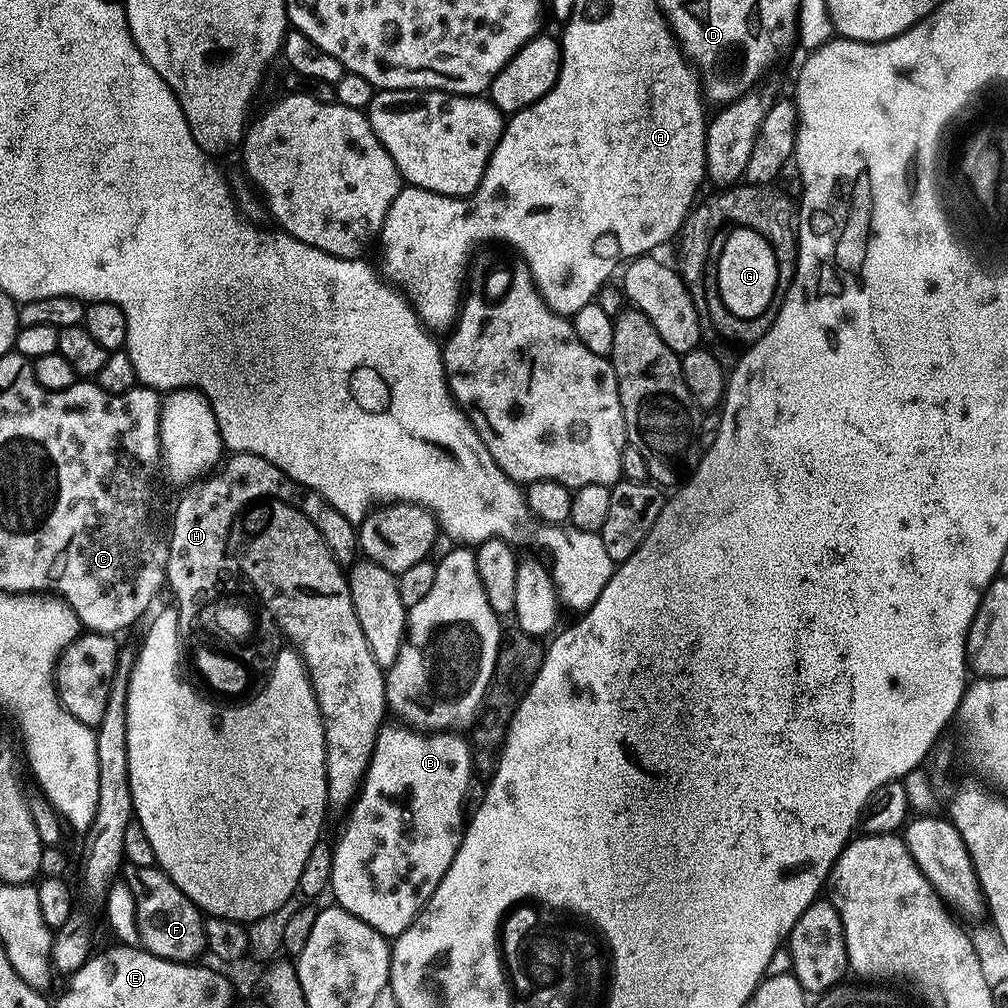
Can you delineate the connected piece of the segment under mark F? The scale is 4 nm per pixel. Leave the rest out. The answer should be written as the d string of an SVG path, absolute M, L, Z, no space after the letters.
M125 863L122 868L122 883L134 894L134 906L136 907L136 925L140 935L140 944L144 951L154 954L158 958L167 960L179 960L181 962L192 962L201 951L205 951L204 922L202 915L196 904L181 890L167 874L158 866L143 868Z

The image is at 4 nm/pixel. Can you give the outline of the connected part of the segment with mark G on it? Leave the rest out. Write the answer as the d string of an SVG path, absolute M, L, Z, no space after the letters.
M733 227L725 235L725 248L718 262L718 290L732 315L742 320L762 314L774 298L778 270L772 244L762 234L746 227Z

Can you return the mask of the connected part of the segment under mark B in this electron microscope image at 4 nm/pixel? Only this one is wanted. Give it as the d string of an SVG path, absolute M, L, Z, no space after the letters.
M385 722L380 725L380 733L374 746L374 754L370 758L368 773L364 776L364 782L360 785L360 791L355 800L351 801L352 813L348 816L348 821L344 824L344 829L340 832L340 841L334 844L333 870L330 892L336 895L335 903L341 908L345 908L354 918L366 922L374 930L378 930L385 938L395 938L407 931L416 917L428 907L428 899L436 893L446 870L450 870L450 862L454 862L454 854L458 854L458 846L464 837L466 827L466 812L464 816L464 799L468 796L468 783L474 780L474 769L472 767L472 745L463 735L455 731L427 732L417 730L404 722L391 724Z

